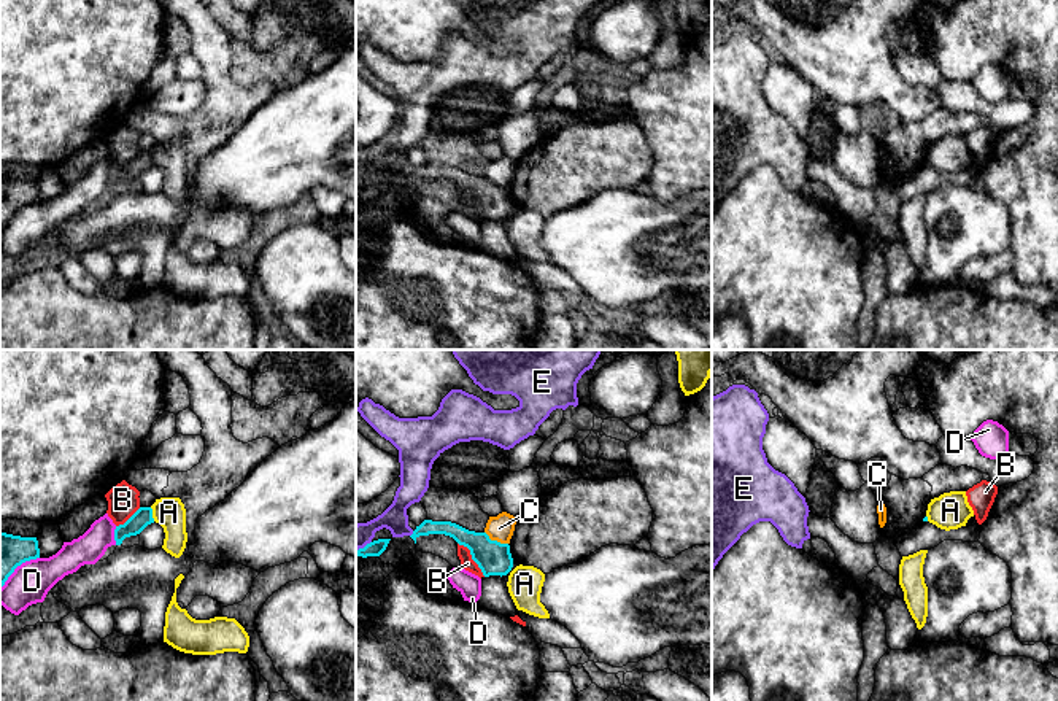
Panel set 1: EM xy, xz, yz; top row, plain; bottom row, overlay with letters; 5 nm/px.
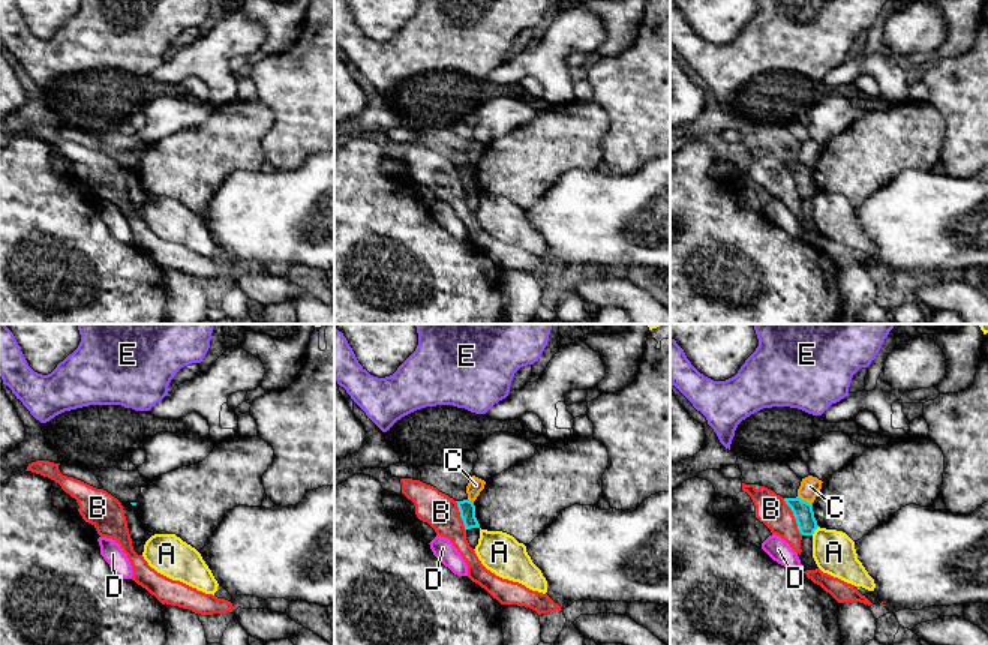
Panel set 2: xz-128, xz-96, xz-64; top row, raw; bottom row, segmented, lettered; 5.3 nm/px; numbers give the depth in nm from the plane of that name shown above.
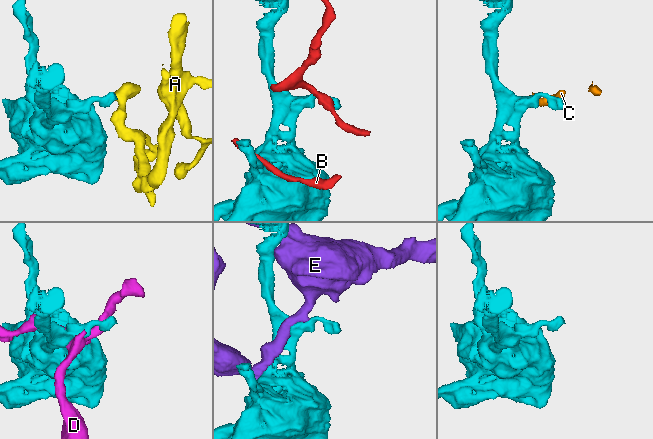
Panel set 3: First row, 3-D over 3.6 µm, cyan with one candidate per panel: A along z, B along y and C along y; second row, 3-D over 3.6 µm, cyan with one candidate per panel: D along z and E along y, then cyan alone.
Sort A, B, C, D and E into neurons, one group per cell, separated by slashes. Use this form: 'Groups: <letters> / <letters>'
Groups: A / B / C / D / E

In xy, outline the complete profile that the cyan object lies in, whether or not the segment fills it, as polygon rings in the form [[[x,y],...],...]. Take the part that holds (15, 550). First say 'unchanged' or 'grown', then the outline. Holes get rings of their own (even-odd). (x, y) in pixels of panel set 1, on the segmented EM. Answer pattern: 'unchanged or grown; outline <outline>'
unchanged; outline [[[0,533],[0,588],[17,566],[40,558],[37,537]]]

